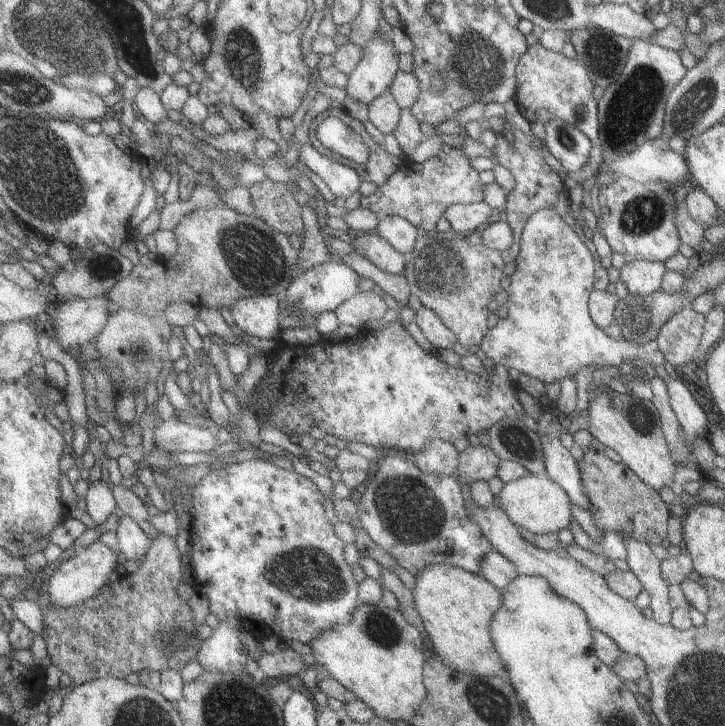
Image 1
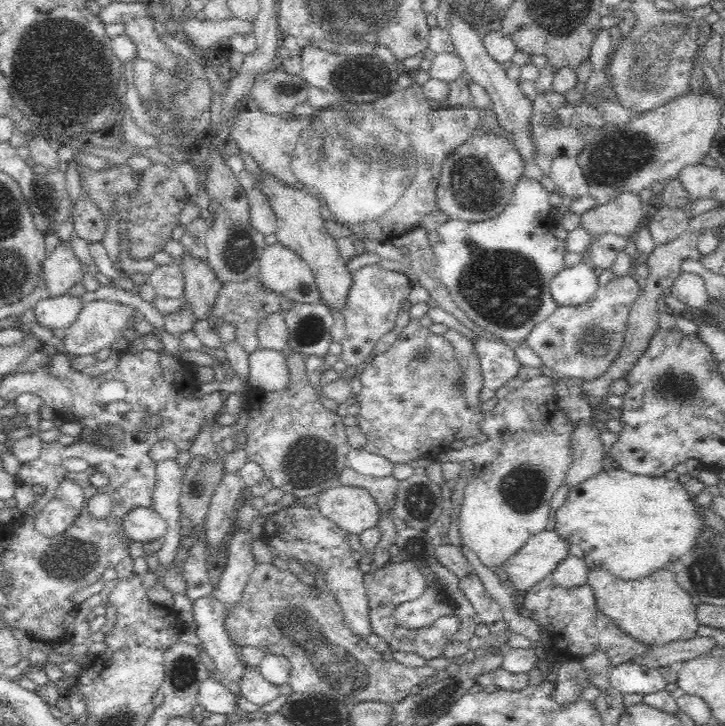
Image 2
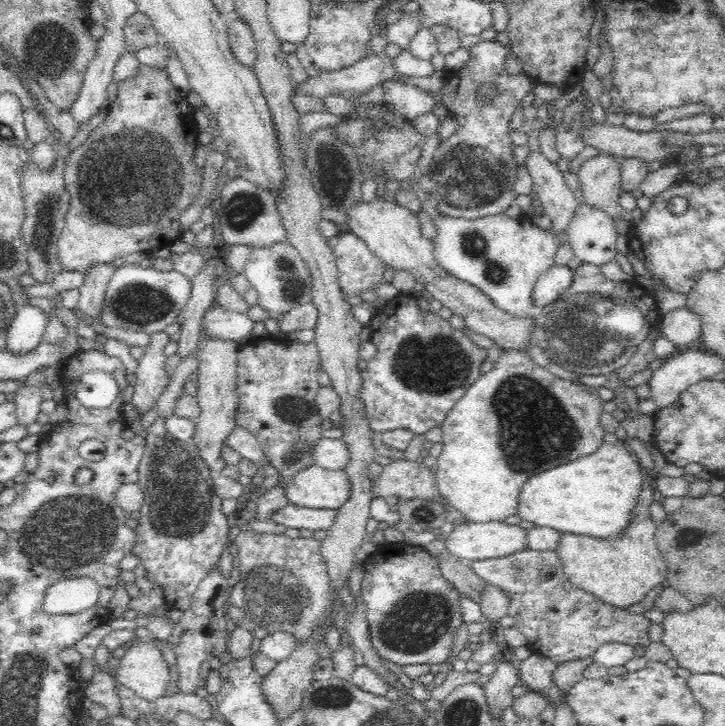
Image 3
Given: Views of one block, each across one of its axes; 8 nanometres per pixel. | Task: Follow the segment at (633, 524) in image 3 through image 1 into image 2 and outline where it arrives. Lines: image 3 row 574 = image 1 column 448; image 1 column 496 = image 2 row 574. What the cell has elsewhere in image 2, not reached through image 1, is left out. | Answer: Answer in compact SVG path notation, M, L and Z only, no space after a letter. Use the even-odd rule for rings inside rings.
M593 570L588 576L588 585L596 596L596 605L620 630L632 640L656 648L678 642L692 640L699 636L696 632L701 624L697 619L698 605L692 596L676 583L676 574L670 570L660 570L642 580L625 582L608 575L604 570Z

